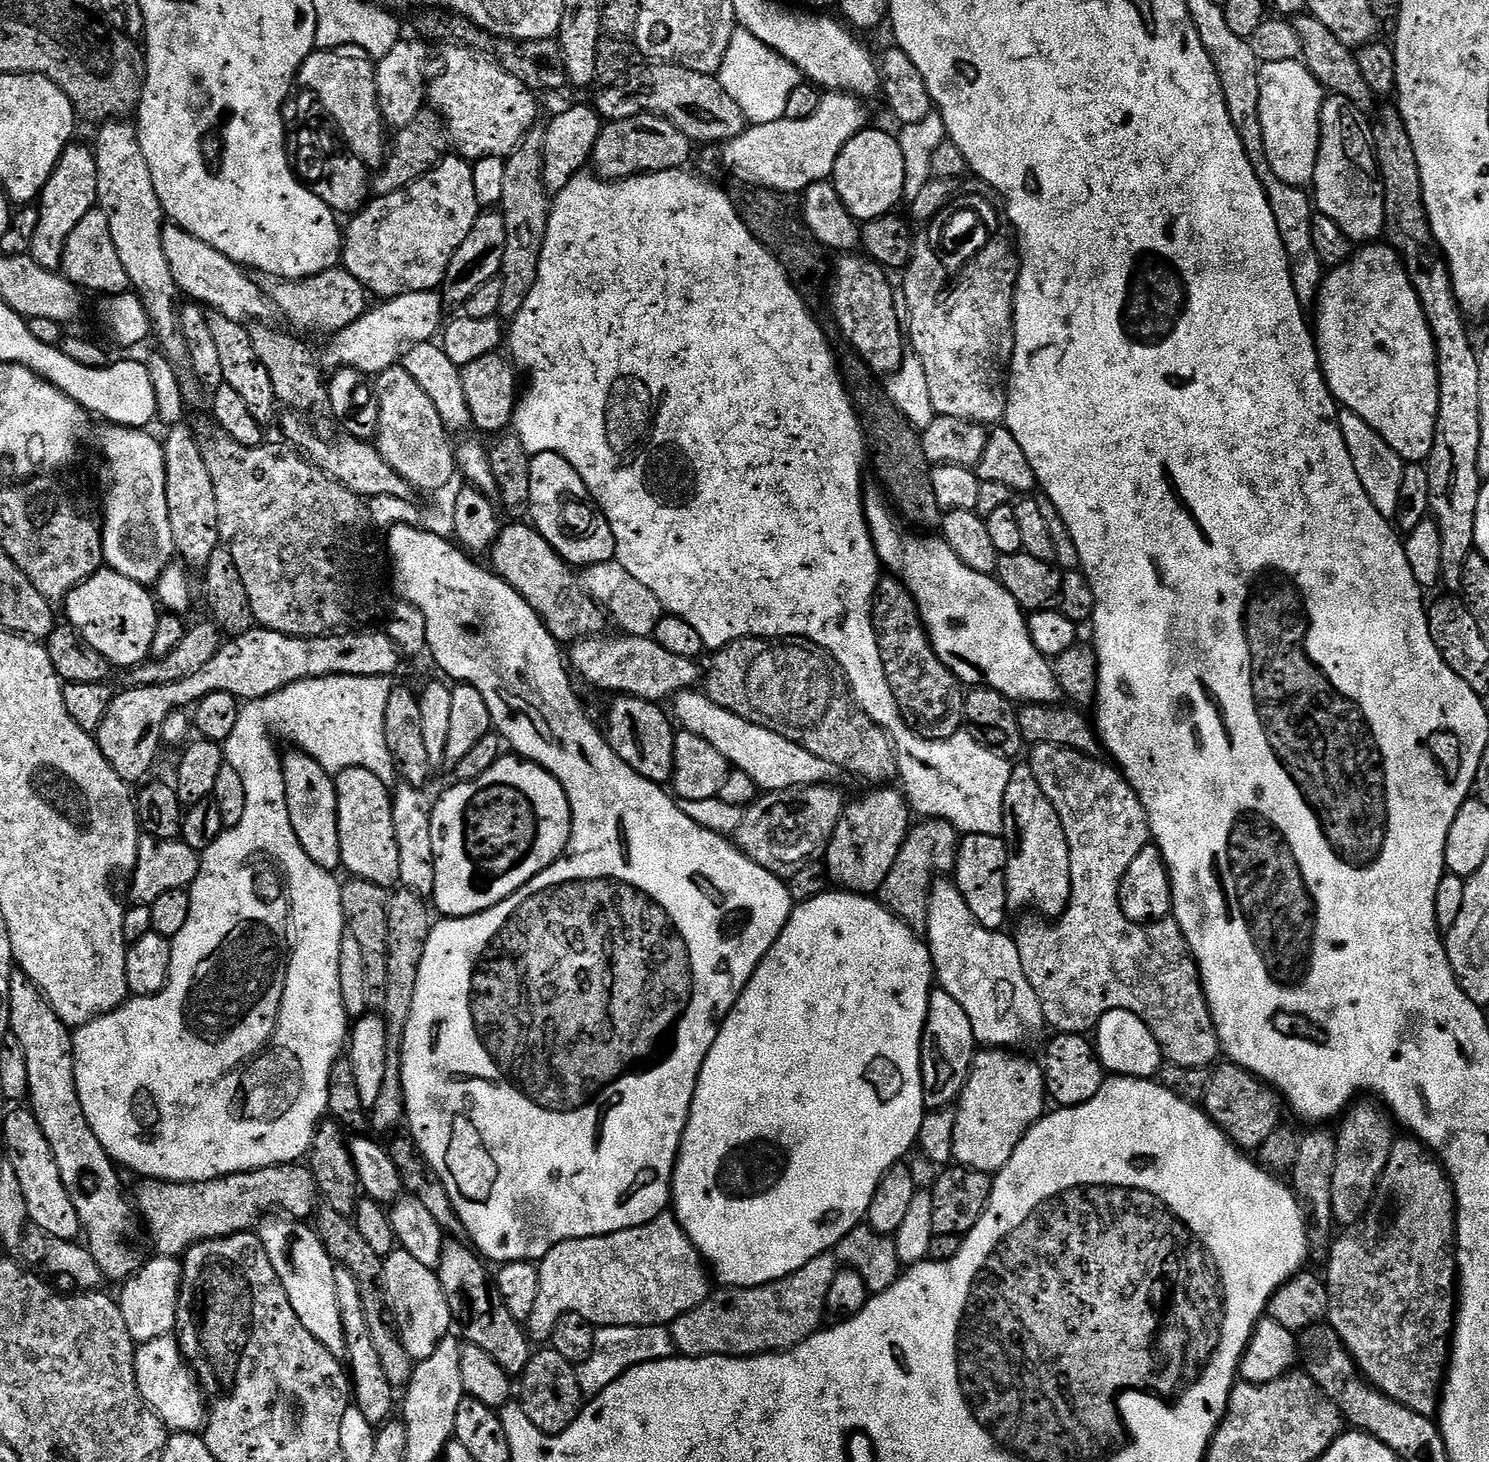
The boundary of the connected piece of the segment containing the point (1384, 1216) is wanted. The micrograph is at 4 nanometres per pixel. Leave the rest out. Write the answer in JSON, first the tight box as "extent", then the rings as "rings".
{"extent":[1326,1138,1458,1417],"rings":[[[1404,1138],[1408,1140],[1397,1139],[1392,1145],[1390,1150],[1390,1158],[1386,1162],[1386,1170],[1380,1179],[1376,1181],[1376,1192],[1372,1195],[1372,1200],[1368,1204],[1368,1210],[1364,1213],[1363,1220],[1358,1224],[1354,1224],[1343,1229],[1344,1232],[1340,1237],[1338,1235],[1331,1241],[1331,1248],[1328,1250],[1326,1257],[1326,1264],[1328,1264],[1328,1276],[1326,1275],[1326,1285],[1328,1289],[1328,1314],[1326,1317],[1326,1323],[1337,1332],[1338,1338],[1344,1344],[1344,1349],[1348,1351],[1352,1356],[1352,1360],[1356,1365],[1360,1376],[1368,1382],[1369,1385],[1376,1388],[1382,1395],[1388,1396],[1390,1399],[1395,1400],[1400,1404],[1404,1404],[1410,1410],[1416,1412],[1418,1415],[1424,1415],[1428,1417],[1435,1417],[1438,1412],[1438,1401],[1442,1395],[1442,1381],[1446,1375],[1446,1365],[1450,1359],[1450,1341],[1452,1333],[1454,1331],[1454,1319],[1458,1311],[1458,1273],[1456,1270],[1456,1257],[1454,1255],[1454,1245],[1456,1242],[1456,1196],[1452,1192],[1452,1184],[1448,1181],[1447,1174],[1444,1173],[1444,1167],[1440,1165],[1440,1161],[1436,1159],[1433,1153],[1429,1152],[1419,1140],[1415,1138]]]}

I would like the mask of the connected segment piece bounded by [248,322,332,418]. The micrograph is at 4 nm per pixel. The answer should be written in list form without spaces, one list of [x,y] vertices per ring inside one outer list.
[[[256,322],[249,327],[250,342],[254,342],[254,351],[258,354],[262,366],[270,373],[270,382],[274,382],[274,394],[285,409],[305,417],[332,416],[332,407],[328,397],[328,385],[324,378],[321,361],[303,344],[276,328],[271,328],[268,322]]]

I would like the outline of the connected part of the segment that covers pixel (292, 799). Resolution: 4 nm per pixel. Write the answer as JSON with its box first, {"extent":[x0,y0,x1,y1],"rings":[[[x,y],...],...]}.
{"extent":[282,750,342,873],"rings":[[[292,750],[289,756],[287,753],[282,763],[290,826],[294,826],[294,834],[298,834],[298,842],[302,842],[302,850],[306,850],[311,860],[327,872],[335,873],[341,867],[342,850],[338,836],[338,798],[333,773],[327,772],[313,756],[307,756],[299,750]]]}

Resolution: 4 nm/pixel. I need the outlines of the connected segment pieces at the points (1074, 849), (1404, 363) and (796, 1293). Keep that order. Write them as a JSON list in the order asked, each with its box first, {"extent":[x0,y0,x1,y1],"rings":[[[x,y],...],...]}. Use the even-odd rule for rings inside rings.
[{"extent":[1014,744,1221,1069],"rings":[[[1049,744],[1031,745],[1029,756],[1026,756],[1027,763],[1031,764],[1034,770],[1034,778],[1038,778],[1038,786],[1042,786],[1042,794],[1050,798],[1054,810],[1058,810],[1058,818],[1062,818],[1062,830],[1066,830],[1066,842],[1070,846],[1070,878],[1072,879],[1072,893],[1068,899],[1068,909],[1058,917],[1055,922],[1049,922],[1044,918],[1032,918],[1036,920],[1024,920],[1014,931],[1014,939],[1018,946],[1018,958],[1022,958],[1022,970],[1026,970],[1026,978],[1030,978],[1030,986],[1034,986],[1034,994],[1038,994],[1038,1002],[1042,1006],[1044,1023],[1057,1033],[1074,1032],[1077,1034],[1088,1034],[1096,1027],[1096,1023],[1110,1010],[1130,1010],[1150,1026],[1154,1038],[1160,1047],[1160,1055],[1169,1064],[1186,1066],[1187,1068],[1207,1069],[1221,1055],[1220,1039],[1216,1033],[1216,1027],[1212,1021],[1212,1015],[1208,1009],[1208,1003],[1204,997],[1204,987],[1200,985],[1200,972],[1196,969],[1196,961],[1192,958],[1192,952],[1188,949],[1188,943],[1180,927],[1175,922],[1167,925],[1168,932],[1152,932],[1153,930],[1146,924],[1135,924],[1130,922],[1122,914],[1120,909],[1120,883],[1130,870],[1130,862],[1138,858],[1138,850],[1142,850],[1150,842],[1148,831],[1148,819],[1146,810],[1138,798],[1138,794],[1128,785],[1128,781],[1111,763],[1103,764],[1103,759],[1094,756],[1084,756],[1081,752],[1076,752],[1073,748],[1063,748],[1062,746],[1050,746]]]},{"extent":[1314,242,1438,462],"rings":[[[1372,242],[1361,248],[1364,249],[1362,249],[1361,252],[1359,249],[1359,251],[1353,254],[1353,256],[1350,257],[1345,264],[1340,264],[1337,268],[1331,269],[1331,271],[1325,275],[1324,281],[1320,284],[1320,295],[1316,297],[1314,305],[1314,311],[1316,311],[1316,324],[1314,320],[1314,335],[1316,337],[1316,352],[1320,356],[1320,369],[1324,372],[1324,380],[1328,383],[1328,389],[1332,391],[1332,396],[1336,400],[1337,405],[1343,406],[1347,409],[1347,411],[1356,412],[1358,414],[1358,418],[1362,418],[1362,422],[1369,424],[1370,427],[1374,429],[1374,431],[1376,431],[1376,433],[1381,436],[1381,438],[1383,438],[1406,462],[1424,462],[1427,461],[1430,450],[1432,449],[1432,443],[1434,442],[1434,422],[1438,418],[1438,370],[1436,369],[1436,351],[1434,350],[1434,342],[1432,341],[1432,335],[1430,334],[1430,326],[1422,314],[1422,306],[1418,302],[1418,294],[1410,282],[1408,271],[1404,269],[1404,262],[1400,259],[1400,255],[1398,255],[1394,249],[1384,242]]]},{"extent":[670,1252,837,1356],"rings":[[[824,1252],[818,1258],[810,1258],[802,1270],[794,1270],[785,1280],[753,1288],[721,1287],[720,1292],[713,1291],[670,1326],[677,1353],[682,1356],[758,1356],[798,1346],[821,1331],[826,1320],[826,1294],[830,1294],[837,1271],[835,1255]]]}]

